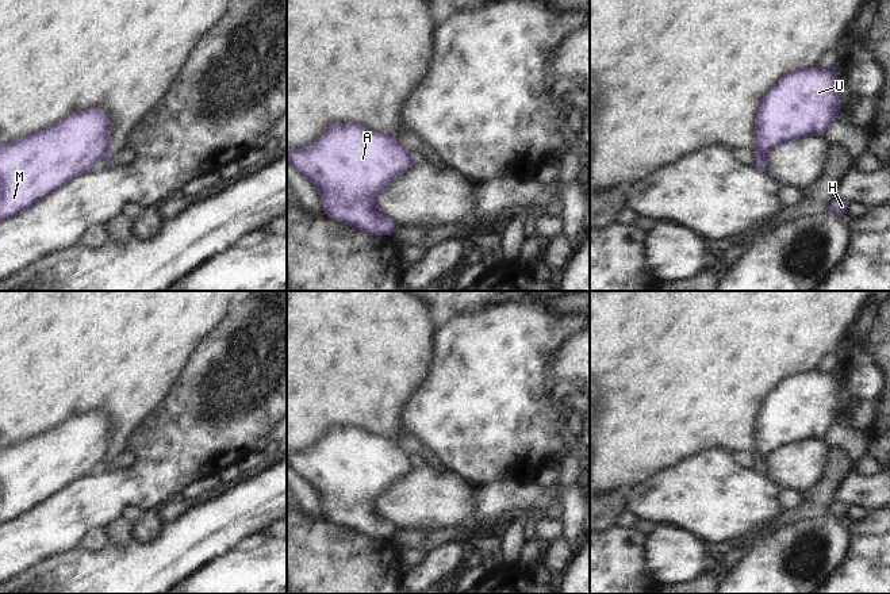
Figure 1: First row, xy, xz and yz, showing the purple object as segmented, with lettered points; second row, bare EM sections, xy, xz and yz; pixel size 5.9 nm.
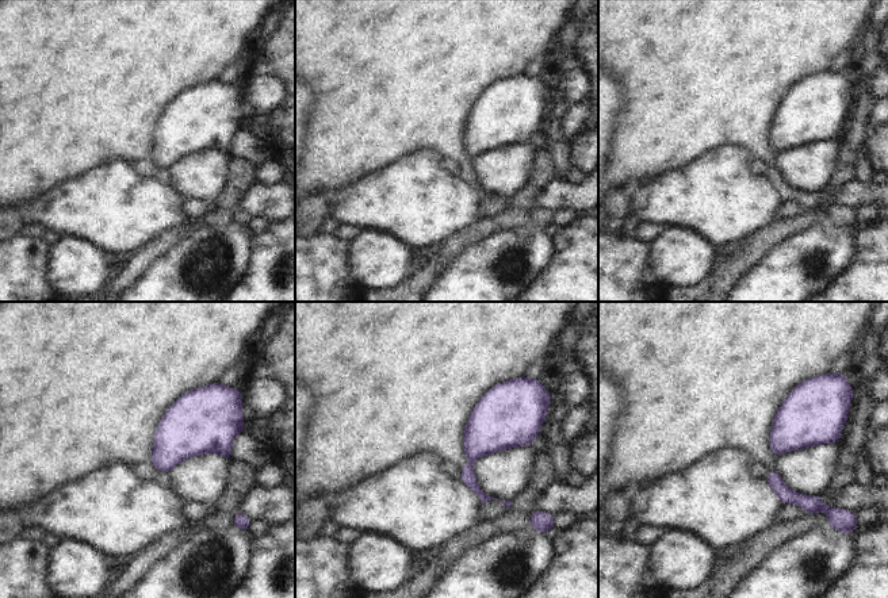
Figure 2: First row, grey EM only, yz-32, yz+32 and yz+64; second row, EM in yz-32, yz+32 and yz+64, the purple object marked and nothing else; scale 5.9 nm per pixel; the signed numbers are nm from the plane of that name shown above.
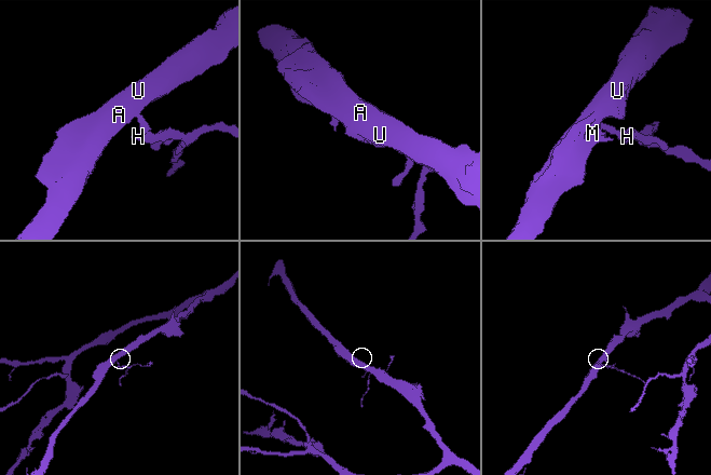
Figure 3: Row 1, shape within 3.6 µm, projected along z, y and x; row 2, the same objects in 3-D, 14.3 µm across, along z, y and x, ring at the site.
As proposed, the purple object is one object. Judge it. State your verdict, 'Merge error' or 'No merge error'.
Merge error.

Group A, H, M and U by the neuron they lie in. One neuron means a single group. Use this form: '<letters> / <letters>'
A M U / H

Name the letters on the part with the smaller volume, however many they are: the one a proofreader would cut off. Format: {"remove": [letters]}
{"remove": ["H"]}

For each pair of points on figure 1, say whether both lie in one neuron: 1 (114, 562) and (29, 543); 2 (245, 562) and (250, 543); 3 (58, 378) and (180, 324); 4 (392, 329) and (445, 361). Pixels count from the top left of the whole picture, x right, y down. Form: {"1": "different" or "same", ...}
{"1": "different", "2": "different", "3": "same", "4": "different"}

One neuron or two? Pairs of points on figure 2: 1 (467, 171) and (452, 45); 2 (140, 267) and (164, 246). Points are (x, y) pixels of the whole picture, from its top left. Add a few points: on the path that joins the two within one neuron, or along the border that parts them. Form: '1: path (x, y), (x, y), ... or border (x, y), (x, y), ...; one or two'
1: path (452, 140), (452, 76); one
2: path (145, 260), (157, 248); one

